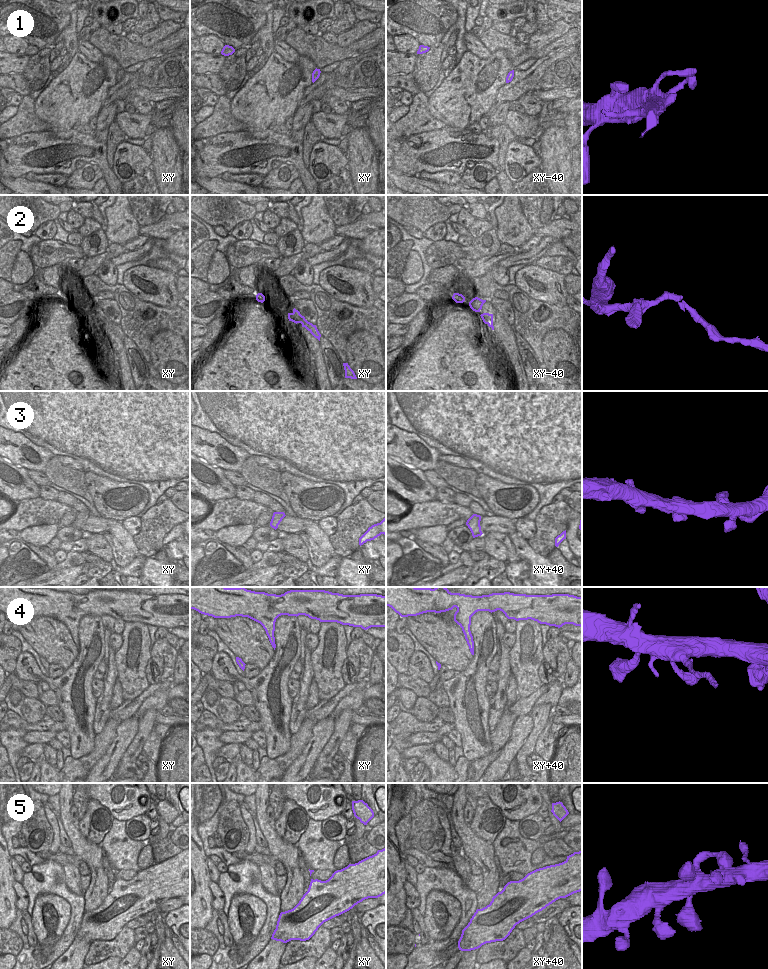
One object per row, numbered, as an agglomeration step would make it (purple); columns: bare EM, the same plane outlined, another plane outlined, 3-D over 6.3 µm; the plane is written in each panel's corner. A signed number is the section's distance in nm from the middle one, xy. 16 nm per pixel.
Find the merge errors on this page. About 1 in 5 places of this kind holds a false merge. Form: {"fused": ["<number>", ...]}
{"fused": []}

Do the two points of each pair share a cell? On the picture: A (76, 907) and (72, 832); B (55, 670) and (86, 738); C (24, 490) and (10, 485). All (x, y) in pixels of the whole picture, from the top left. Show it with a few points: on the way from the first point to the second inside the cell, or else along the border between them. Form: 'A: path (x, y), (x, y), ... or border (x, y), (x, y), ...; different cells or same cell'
A: border (83, 894), (85, 911); different cells
B: border (65, 670), (57, 677), (50, 678), (48, 676); different cells
C: path (21, 487), (13, 485); same cell

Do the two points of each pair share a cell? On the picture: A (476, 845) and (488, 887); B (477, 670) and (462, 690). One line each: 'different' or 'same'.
A: same
B: same

